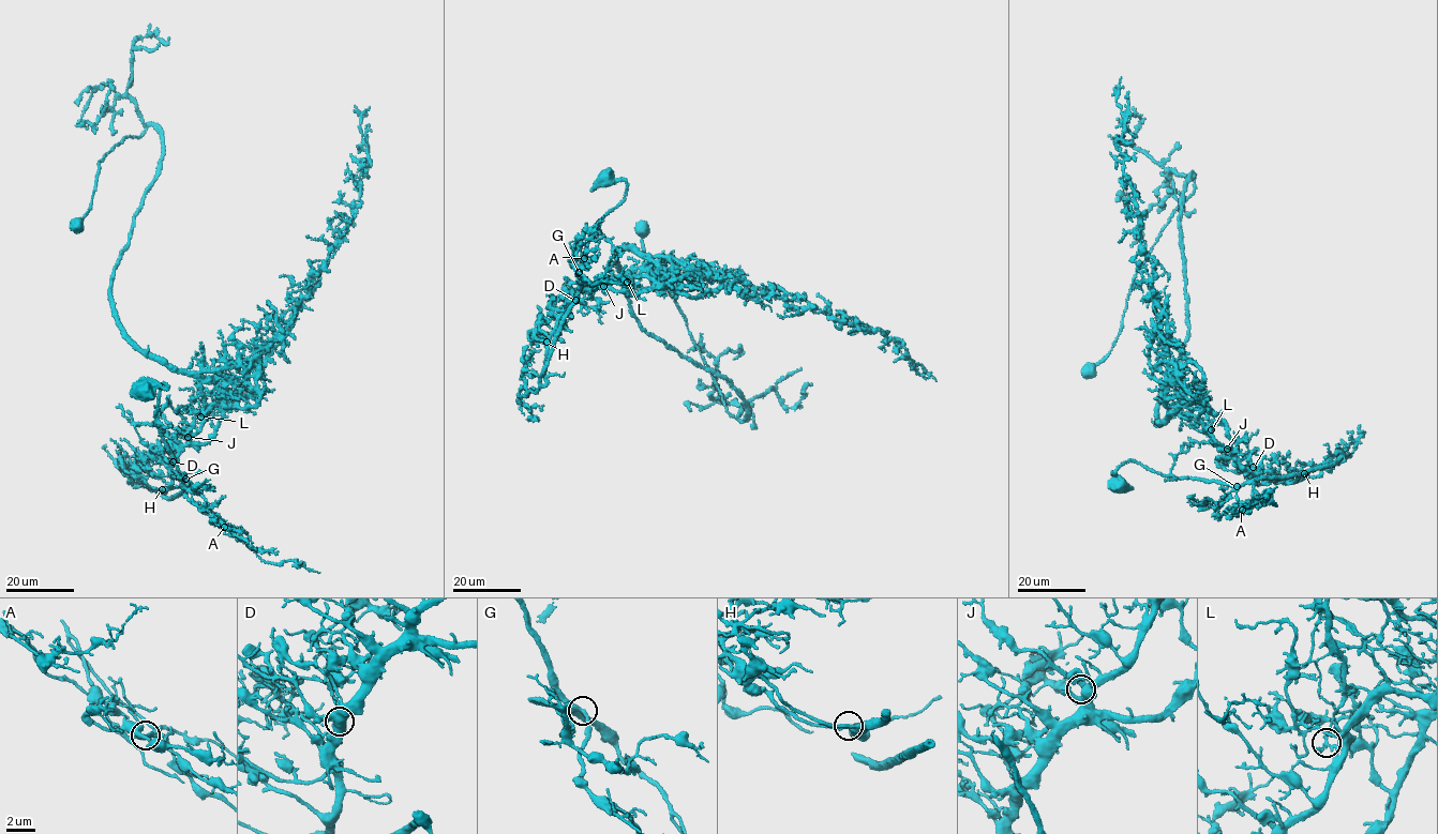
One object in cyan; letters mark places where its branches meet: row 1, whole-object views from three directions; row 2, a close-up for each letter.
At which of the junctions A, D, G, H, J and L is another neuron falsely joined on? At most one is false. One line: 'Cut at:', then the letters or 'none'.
Cut at: L

